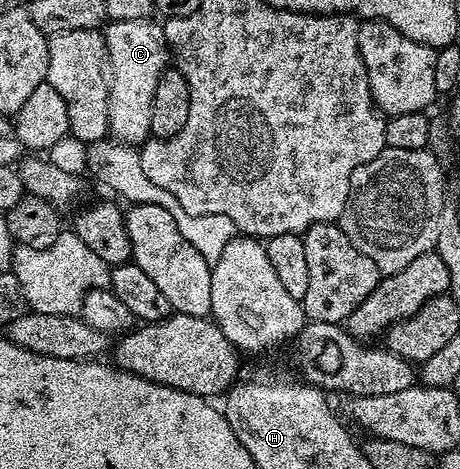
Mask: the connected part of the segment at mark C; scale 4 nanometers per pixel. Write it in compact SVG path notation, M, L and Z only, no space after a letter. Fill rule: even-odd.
M153 19L112 21L104 28L103 34L107 71L111 76L108 80L110 132L123 144L144 144L151 135L149 126L155 85L159 85L159 77L171 63L164 26Z

